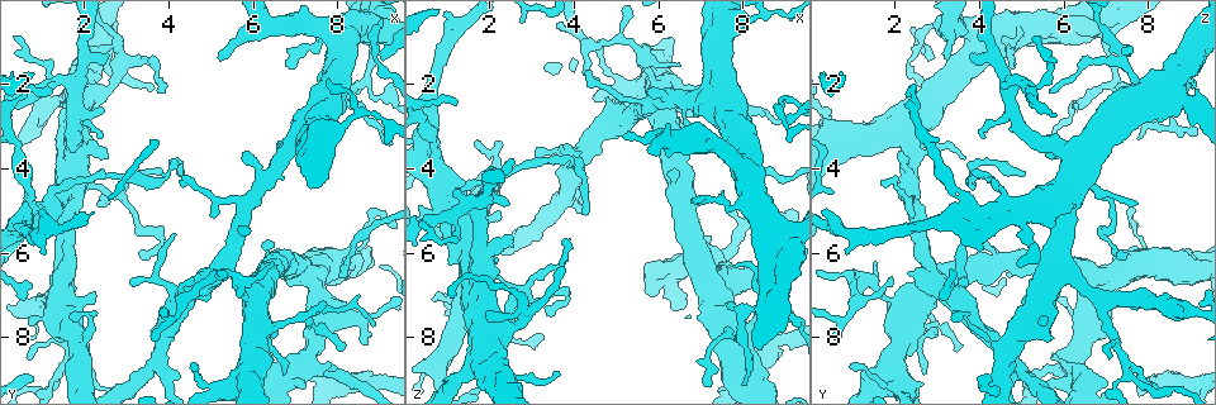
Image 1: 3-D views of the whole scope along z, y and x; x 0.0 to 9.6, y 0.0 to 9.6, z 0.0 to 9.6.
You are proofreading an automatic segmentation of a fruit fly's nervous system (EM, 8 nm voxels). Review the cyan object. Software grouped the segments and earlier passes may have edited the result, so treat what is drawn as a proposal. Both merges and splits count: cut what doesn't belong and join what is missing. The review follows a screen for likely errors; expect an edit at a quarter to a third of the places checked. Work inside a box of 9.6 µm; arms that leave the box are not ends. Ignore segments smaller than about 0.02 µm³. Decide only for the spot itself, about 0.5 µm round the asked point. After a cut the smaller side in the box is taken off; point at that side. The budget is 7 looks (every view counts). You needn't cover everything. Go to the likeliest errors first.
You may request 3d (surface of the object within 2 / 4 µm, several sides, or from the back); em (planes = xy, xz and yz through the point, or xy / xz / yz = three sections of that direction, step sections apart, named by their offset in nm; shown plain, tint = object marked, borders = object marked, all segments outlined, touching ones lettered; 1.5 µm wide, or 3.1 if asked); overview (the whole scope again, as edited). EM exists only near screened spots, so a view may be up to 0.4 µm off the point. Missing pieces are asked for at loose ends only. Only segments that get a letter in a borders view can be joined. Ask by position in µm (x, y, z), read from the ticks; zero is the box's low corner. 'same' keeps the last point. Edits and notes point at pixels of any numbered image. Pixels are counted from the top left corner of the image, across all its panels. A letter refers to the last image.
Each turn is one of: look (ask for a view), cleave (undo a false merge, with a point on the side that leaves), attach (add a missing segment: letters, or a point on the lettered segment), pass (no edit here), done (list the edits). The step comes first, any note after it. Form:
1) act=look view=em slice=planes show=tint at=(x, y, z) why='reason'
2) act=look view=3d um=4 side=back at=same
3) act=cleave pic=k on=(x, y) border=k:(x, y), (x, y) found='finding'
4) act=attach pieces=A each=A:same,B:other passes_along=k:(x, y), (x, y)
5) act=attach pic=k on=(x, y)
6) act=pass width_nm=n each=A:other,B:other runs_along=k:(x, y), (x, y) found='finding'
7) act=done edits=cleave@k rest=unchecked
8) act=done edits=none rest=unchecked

act=look view=em slice=planes show=borders at=(6.05, 7.10, 2.10) why='three-way junction'

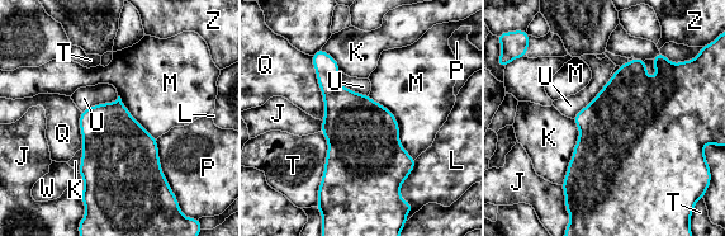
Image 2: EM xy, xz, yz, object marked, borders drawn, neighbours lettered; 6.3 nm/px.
act=pass width_nm=360 longest_contact=M:500nm each=J:other,K:other,L:other,M:other,P:other,Q:other,T:other,U:other,W:other,Z:other found='continuous, no second neuron'

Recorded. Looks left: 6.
act=look view=em slice=xy step=4 show=tint at=(4.30, 4.15, 5.10) why='tapers out'

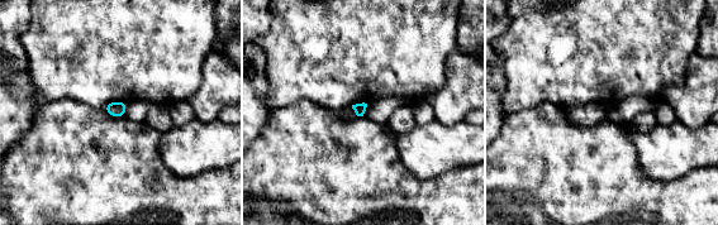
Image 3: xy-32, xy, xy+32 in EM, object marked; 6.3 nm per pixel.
act=look view=em slice=xz step=8 show=borders at=same

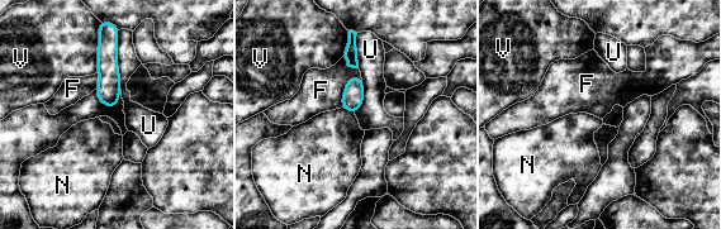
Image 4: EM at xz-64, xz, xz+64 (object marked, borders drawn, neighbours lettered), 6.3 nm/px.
act=pass each=F:other,N:other,U:other,V:other runs_along=4:(104, 39), (113, 103) found='no lettered segment goes on from it'

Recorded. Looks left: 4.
act=look view=3d um=2 at=(3.45, 6.05, 7.45) why='thin end'

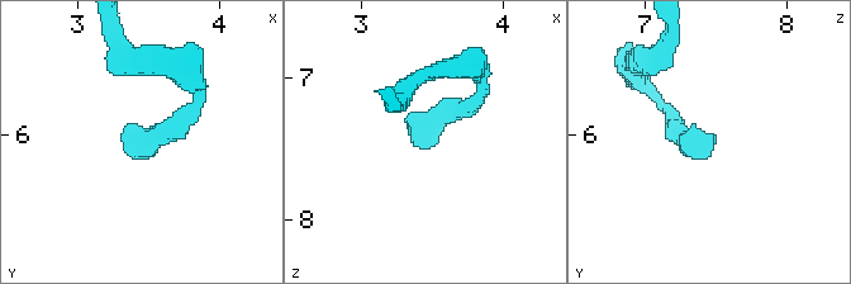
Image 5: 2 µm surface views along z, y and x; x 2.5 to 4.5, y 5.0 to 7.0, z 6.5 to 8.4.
act=look view=em slice=yz step=4 show=borders at=(3.42, 6.02, 7.50)

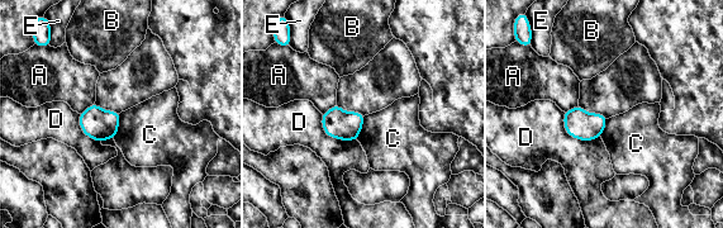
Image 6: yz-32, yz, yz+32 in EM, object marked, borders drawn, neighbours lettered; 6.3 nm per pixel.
act=look view=em slice=xz step=4 show=borders at=same why='cut it another way'

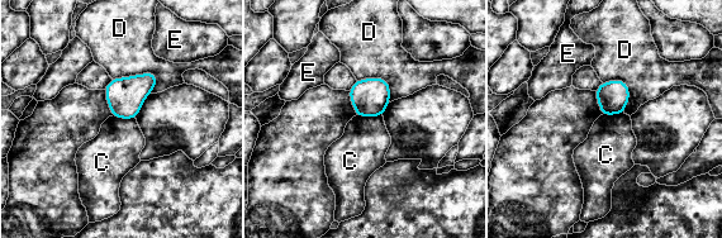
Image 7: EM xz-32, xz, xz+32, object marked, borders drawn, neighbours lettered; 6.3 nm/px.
act=pass each=C:other,D:other,E:other border=7:(356, 114), (366, 117), (381, 115) found='no lettered segment goes on from it'

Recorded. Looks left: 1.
act=done edits=none rest=unchecked

